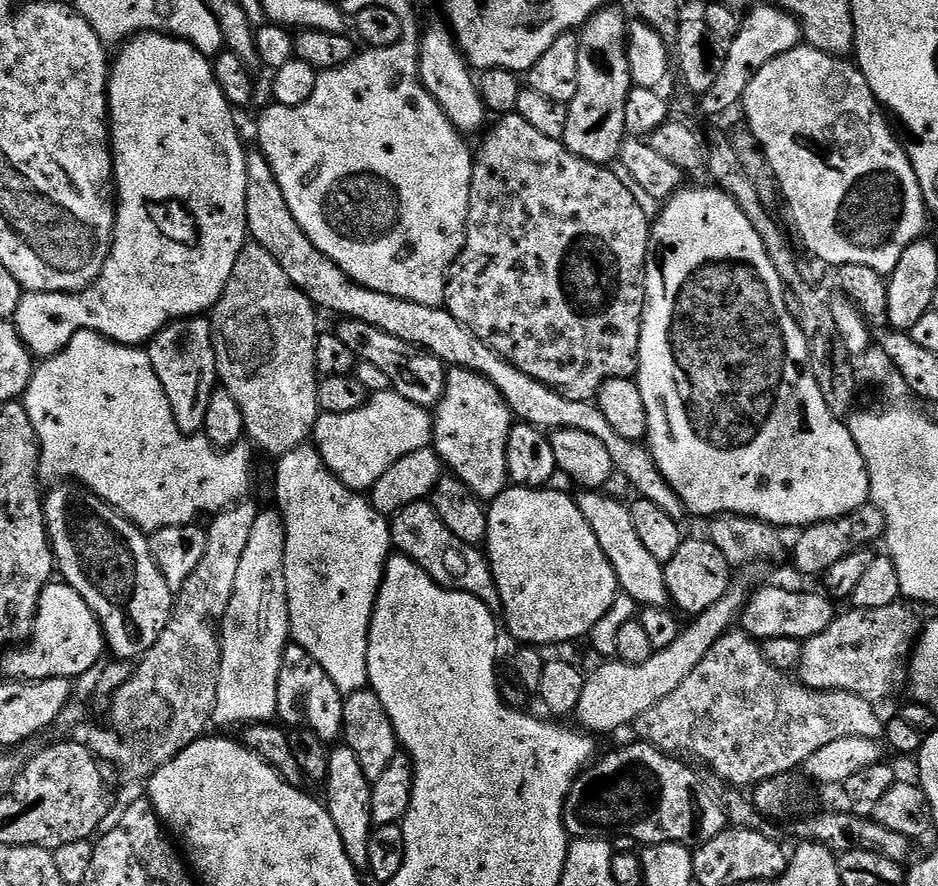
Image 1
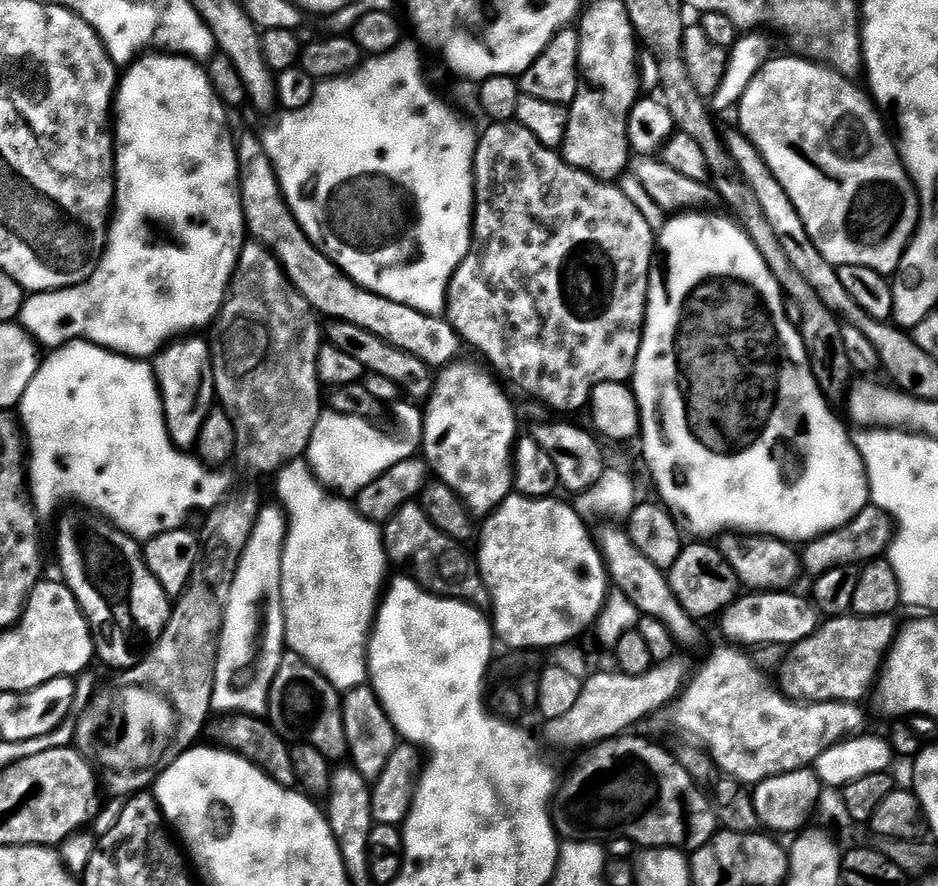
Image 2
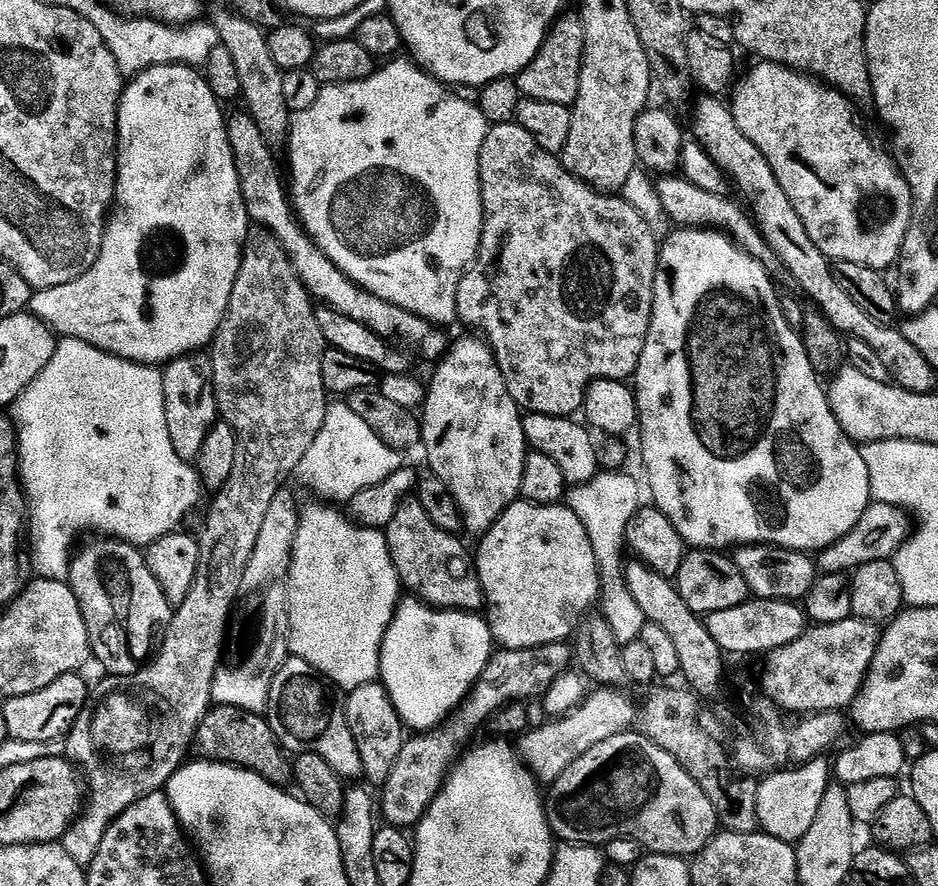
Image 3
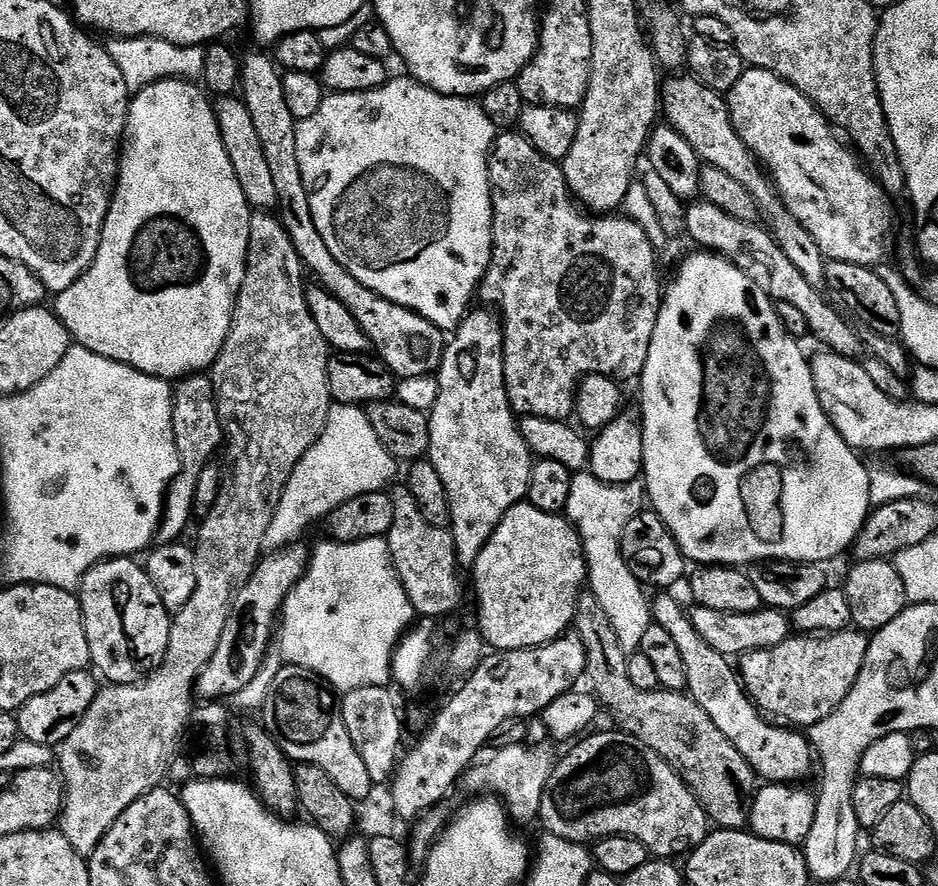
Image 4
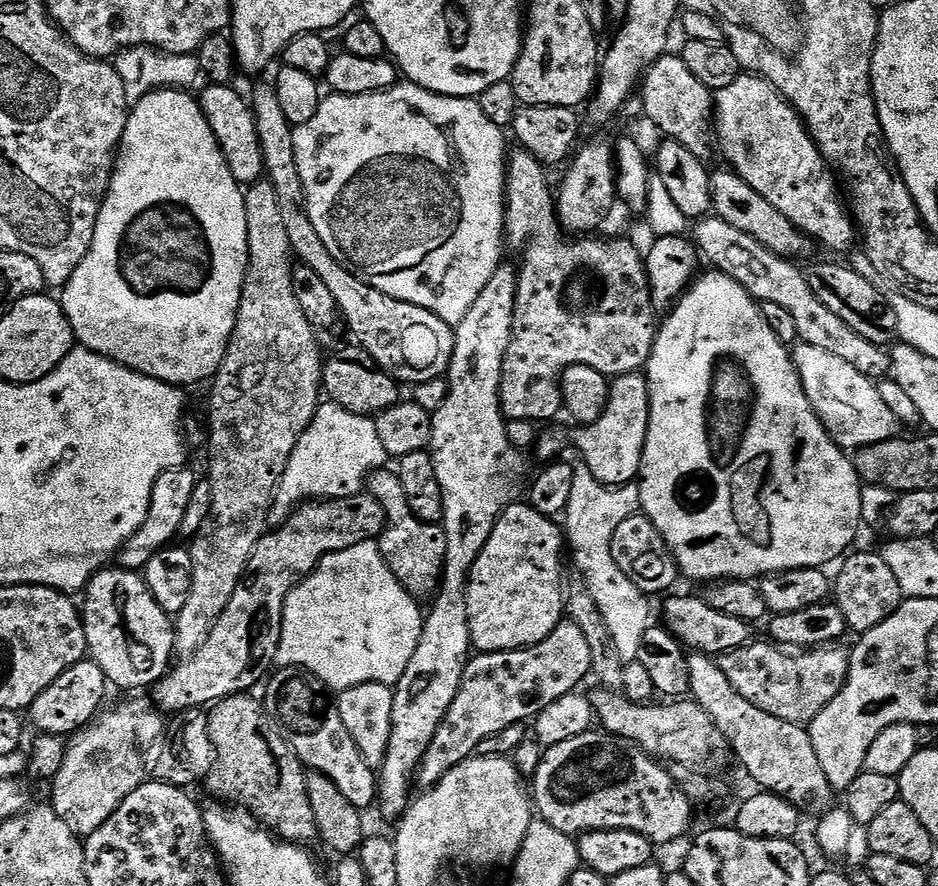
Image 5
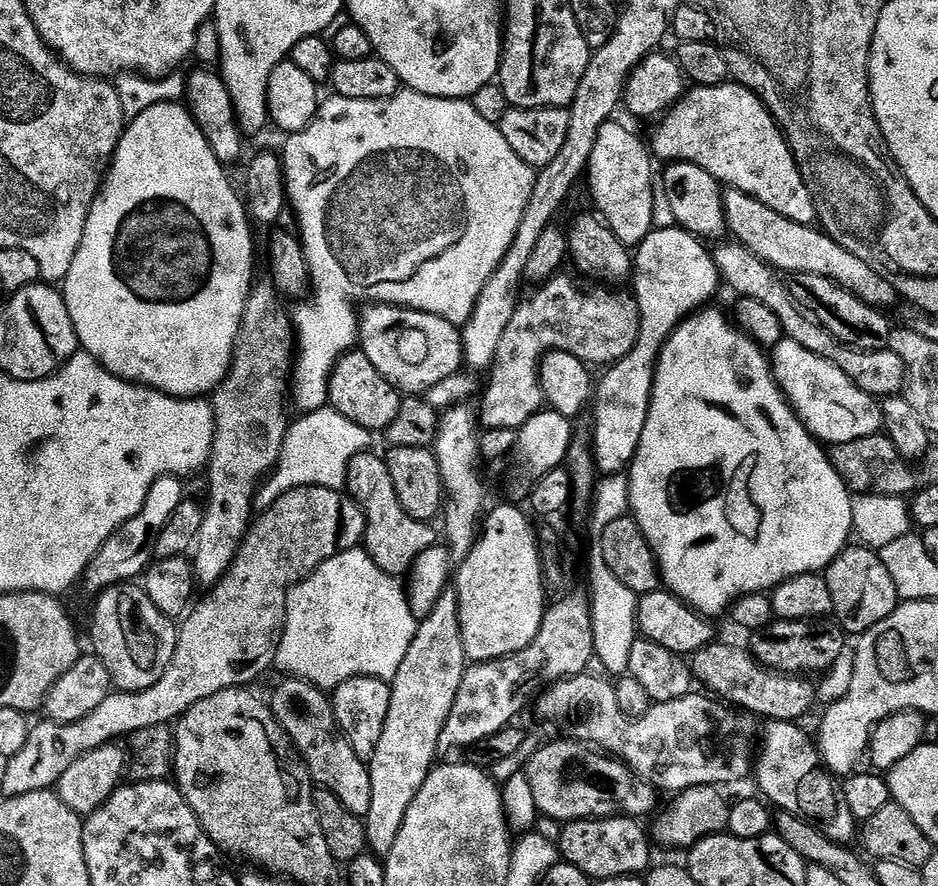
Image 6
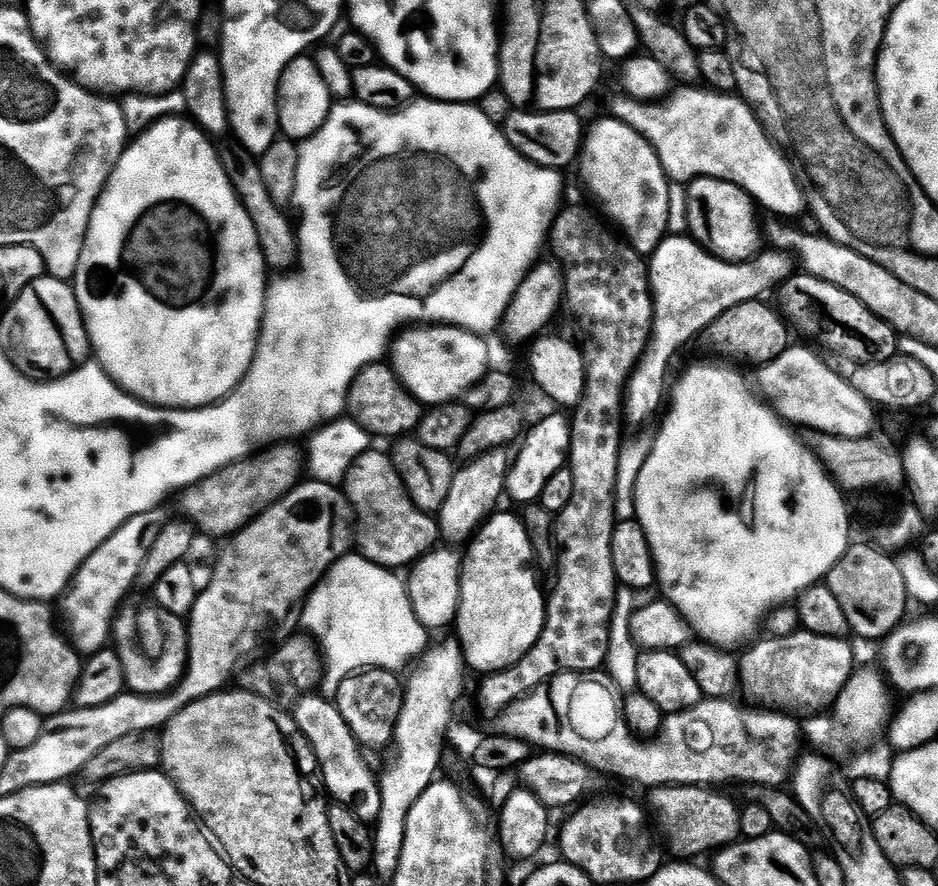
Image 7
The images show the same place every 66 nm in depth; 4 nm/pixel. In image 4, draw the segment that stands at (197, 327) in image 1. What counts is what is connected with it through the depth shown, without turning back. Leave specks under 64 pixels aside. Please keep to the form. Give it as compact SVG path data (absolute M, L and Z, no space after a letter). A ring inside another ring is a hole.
M208 374L185 376L175 385L172 396L172 441L180 455L180 472L168 484L164 497L157 541L170 544L179 541L191 518L194 516L198 476L213 459L216 443L221 443L221 426L216 409L216 391ZM177 387L177 388L176 388ZM176 388L176 393L175 392Z

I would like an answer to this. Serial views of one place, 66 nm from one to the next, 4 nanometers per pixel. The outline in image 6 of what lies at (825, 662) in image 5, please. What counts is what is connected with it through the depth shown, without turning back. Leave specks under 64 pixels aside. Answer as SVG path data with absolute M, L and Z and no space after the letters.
M713 642L708 644L700 652L693 653L690 660L690 667L695 681L706 687L709 693L722 700L730 698L736 705L746 711L762 716L767 721L798 722L802 716L806 715L814 706L816 700L815 688L806 680L805 677L789 673L781 673L775 669L767 669L747 648L738 646L728 646Z

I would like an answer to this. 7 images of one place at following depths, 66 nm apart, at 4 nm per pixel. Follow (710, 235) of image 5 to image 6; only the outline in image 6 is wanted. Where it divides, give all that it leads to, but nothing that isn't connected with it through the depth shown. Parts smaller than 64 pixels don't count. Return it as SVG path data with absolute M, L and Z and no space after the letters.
M729 242L729 244L722 245L720 249L715 249L714 257L721 281L725 285L729 284L737 292L737 297L762 302L762 306L767 306L774 314L778 314L785 337L798 342L803 349L810 350L819 358L824 358L827 362L838 366L866 394L885 398L899 396L905 391L908 370L898 354L889 348L881 352L863 352L834 338L834 334L830 334L830 330L824 328L819 320L813 318L796 303L790 295L789 285L784 285L785 277L768 265L765 260L758 258L749 248L742 244Z

